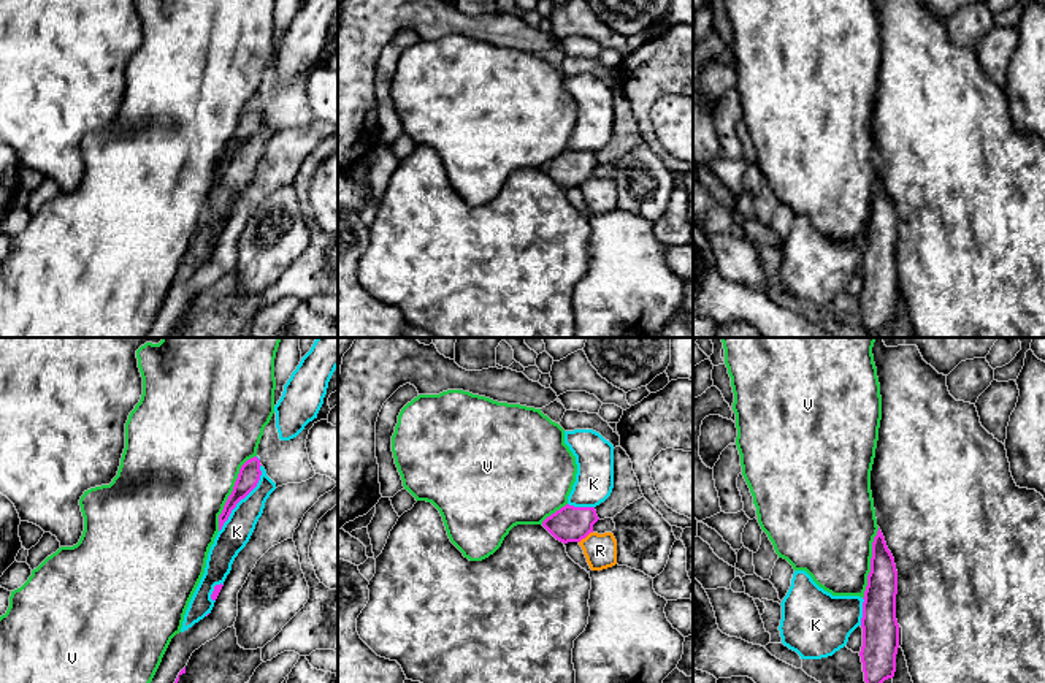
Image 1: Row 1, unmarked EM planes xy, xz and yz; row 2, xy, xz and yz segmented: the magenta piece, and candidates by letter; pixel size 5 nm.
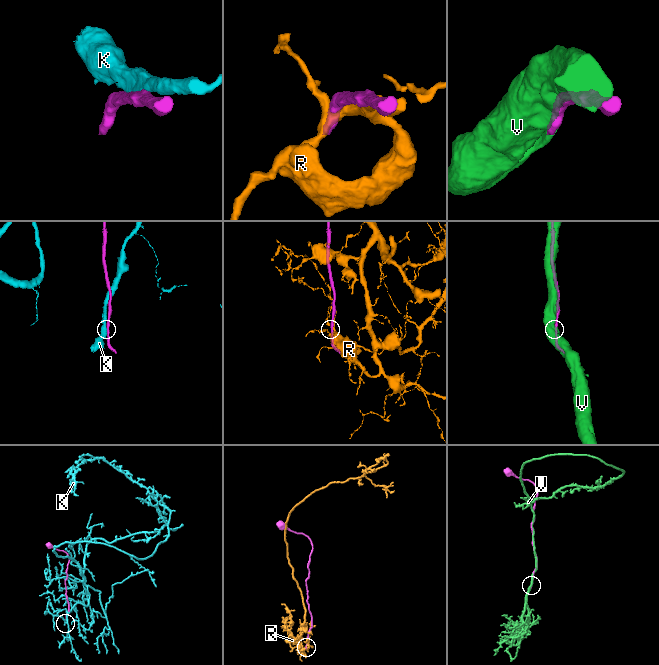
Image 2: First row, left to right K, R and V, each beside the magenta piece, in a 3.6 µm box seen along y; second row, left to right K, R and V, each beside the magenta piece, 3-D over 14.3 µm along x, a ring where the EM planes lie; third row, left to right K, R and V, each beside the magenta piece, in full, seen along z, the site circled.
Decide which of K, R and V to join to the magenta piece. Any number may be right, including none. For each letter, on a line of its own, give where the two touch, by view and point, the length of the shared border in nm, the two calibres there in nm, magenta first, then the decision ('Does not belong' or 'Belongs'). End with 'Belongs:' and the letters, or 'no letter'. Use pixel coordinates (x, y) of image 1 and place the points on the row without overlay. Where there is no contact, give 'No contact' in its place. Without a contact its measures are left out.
K: Touches magenta at xy (243, 143). Shared border 400 nm. Thickness 110 nm (magenta) against 150 nm. Does not belong
R: Touches magenta at xz (585, 181). Shared border 90 nm. Thickness 180 nm (magenta) against 160 nm. Does not belong
V: Touches magenta at xy (232, 137). Shared border 440 nm. Thickness 110 nm (magenta) against 480 nm. Belongs
Belongs: V

